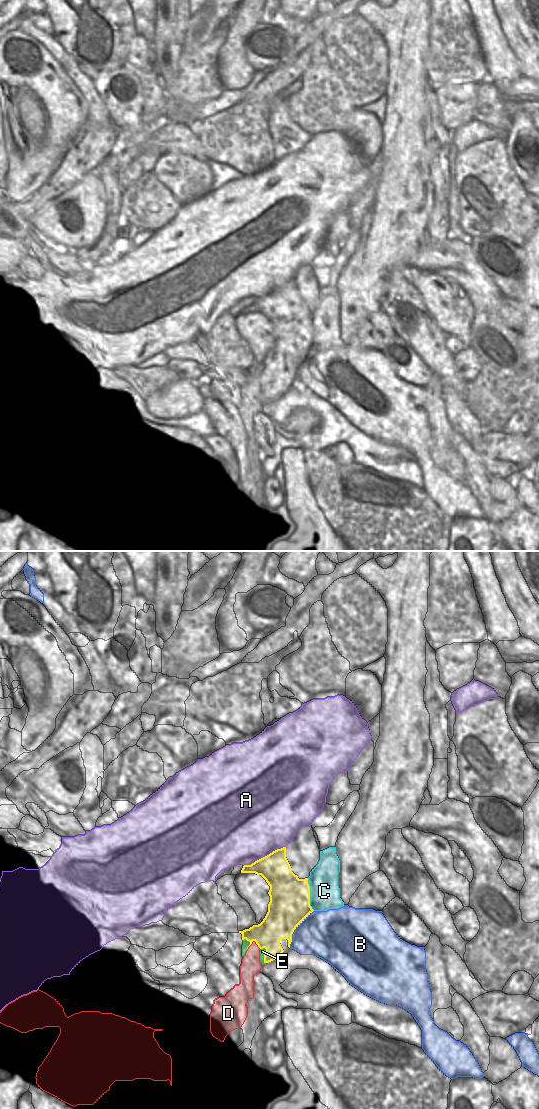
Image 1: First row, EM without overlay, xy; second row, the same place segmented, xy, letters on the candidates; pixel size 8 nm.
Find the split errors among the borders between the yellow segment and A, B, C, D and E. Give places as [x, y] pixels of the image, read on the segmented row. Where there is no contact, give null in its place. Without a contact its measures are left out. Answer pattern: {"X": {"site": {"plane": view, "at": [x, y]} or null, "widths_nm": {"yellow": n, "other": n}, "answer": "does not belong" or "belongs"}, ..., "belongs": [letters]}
{"A": {"site": {"plane": "xy", "at": [265, 856]}, "widths_nm": {"yellow": 240, "other": 500}, "answer": "does not belong"}, "B": {"site": {"plane": "xy", "at": [295, 928]}, "widths_nm": {"yellow": 320, "other": 380}, "answer": "does not belong"}, "C": {"site": {"plane": "xy", "at": [309, 894]}, "widths_nm": {"yellow": 320, "other": 240}, "answer": "does not belong"}, "D": {"site": {"plane": "xy", "at": [253, 940]}, "widths_nm": {"yellow": 260, "other": 160}, "answer": "does not belong"}, "E": {"site": {"plane": "xy", "at": [264, 955]}, "widths_nm": {"yellow": 220, "other": 50}, "answer": "belongs"}, "belongs": ["E"]}

